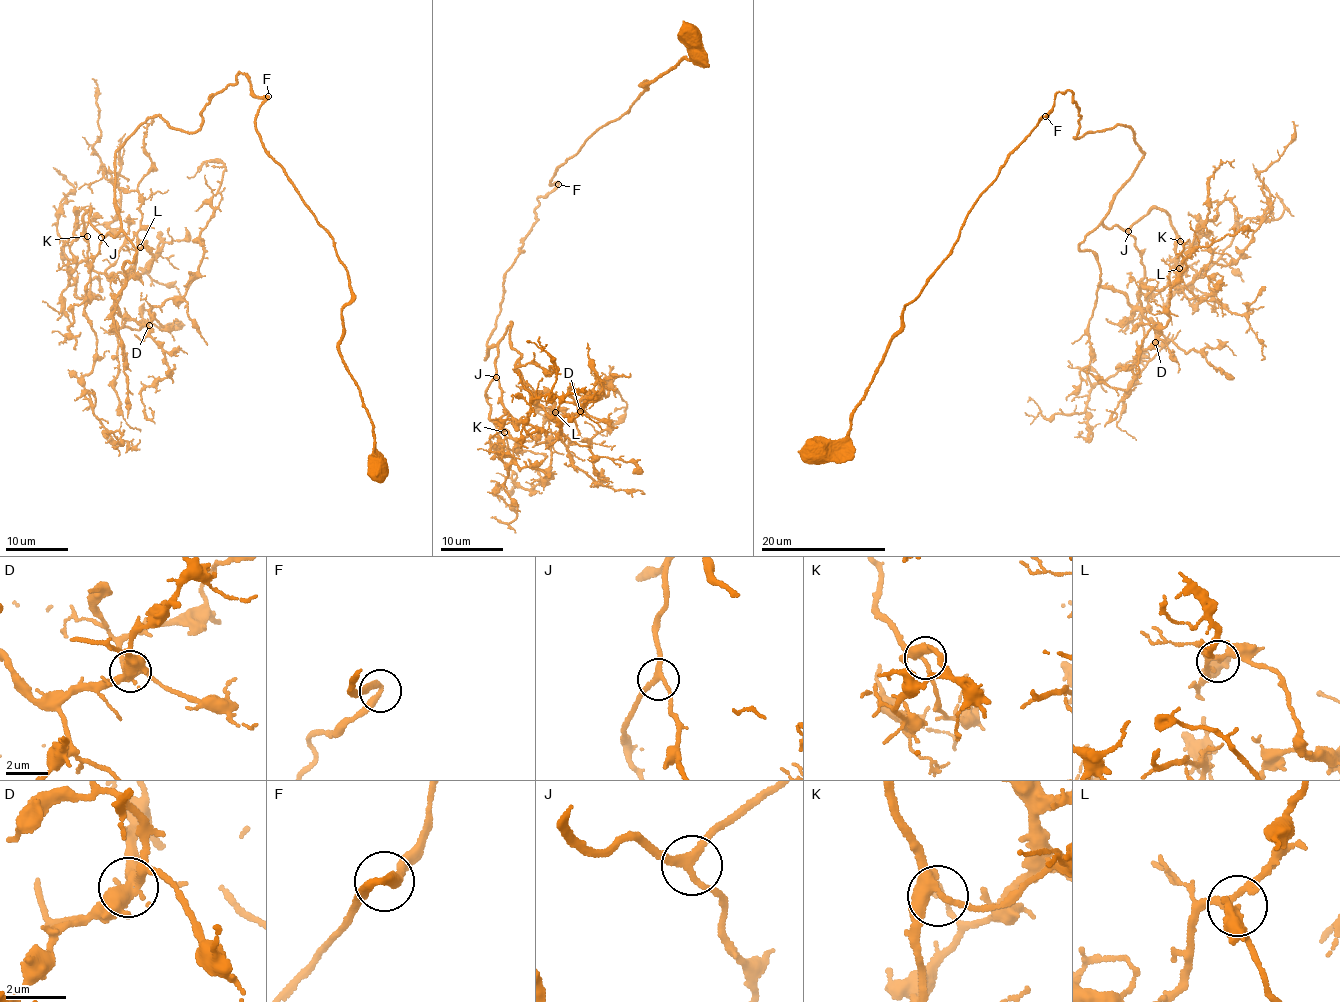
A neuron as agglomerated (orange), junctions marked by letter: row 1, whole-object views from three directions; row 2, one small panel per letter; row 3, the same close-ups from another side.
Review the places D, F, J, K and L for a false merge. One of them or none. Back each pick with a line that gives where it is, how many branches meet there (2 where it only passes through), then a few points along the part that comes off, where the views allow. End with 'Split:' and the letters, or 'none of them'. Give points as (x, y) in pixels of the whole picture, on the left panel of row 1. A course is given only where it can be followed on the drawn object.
Split: none of them

